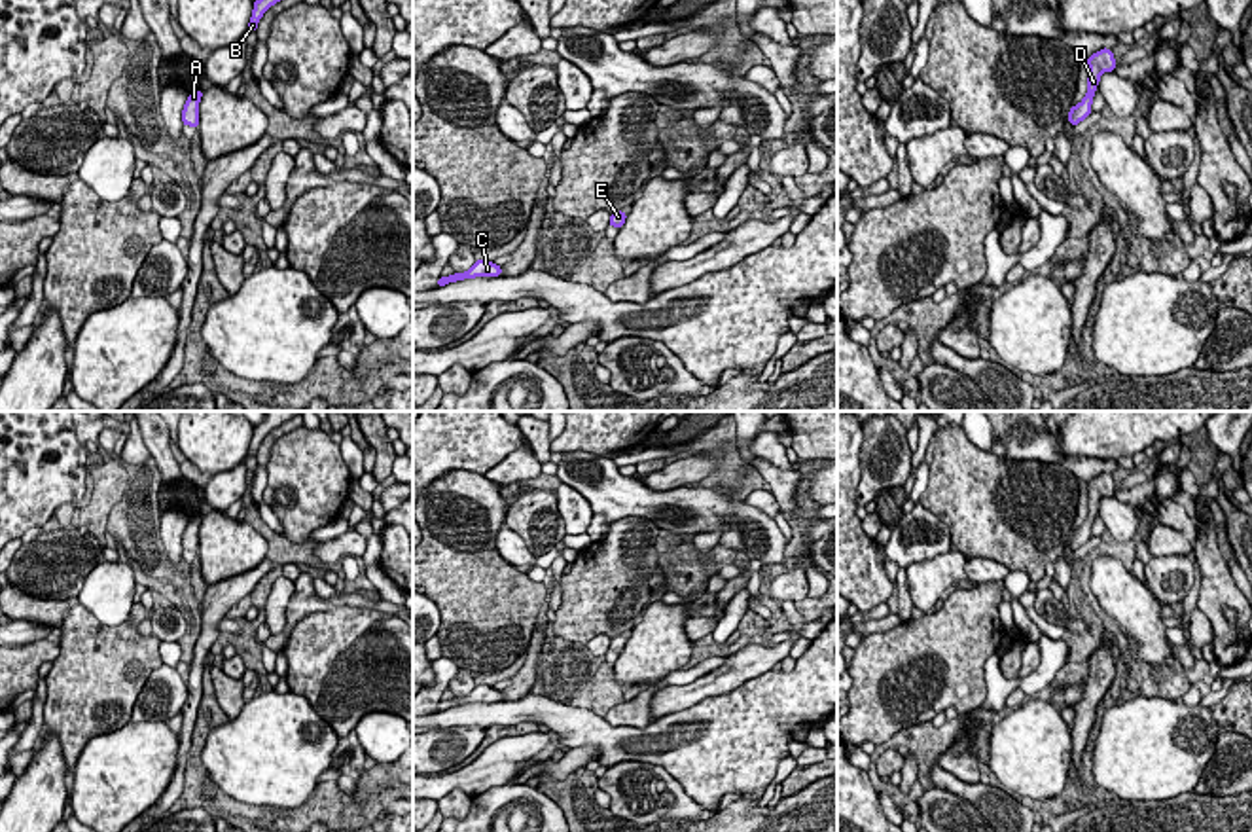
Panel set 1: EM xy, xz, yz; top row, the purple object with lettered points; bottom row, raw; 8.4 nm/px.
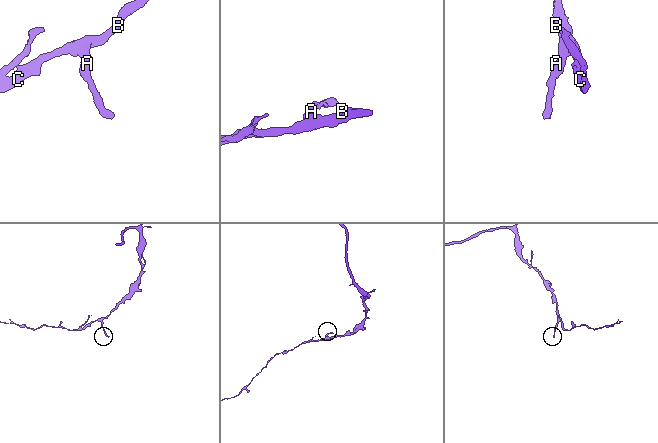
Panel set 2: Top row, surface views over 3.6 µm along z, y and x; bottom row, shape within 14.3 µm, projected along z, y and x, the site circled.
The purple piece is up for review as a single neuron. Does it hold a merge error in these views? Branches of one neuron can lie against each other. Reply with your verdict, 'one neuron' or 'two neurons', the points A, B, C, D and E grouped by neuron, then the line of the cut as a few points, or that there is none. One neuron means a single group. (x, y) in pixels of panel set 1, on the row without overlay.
one neuron | A B C D E | no cut

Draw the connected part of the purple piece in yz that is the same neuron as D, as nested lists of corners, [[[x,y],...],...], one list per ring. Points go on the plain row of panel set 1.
[[[1104,472],[1097,478],[1093,478],[1091,481],[1087,481],[1087,491],[1089,491],[1087,519],[1083,521],[1083,525],[1080,529],[1072,531],[1068,540],[1066,540],[1066,544],[1074,552],[1080,546],[1083,546],[1089,538],[1093,538],[1091,527],[1095,521],[1097,510],[1100,506],[1100,498],[1116,495],[1116,483],[1114,483],[1112,474]]]

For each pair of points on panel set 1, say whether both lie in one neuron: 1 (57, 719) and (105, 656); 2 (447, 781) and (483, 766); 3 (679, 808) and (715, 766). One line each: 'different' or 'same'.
1: same
2: same
3: different

